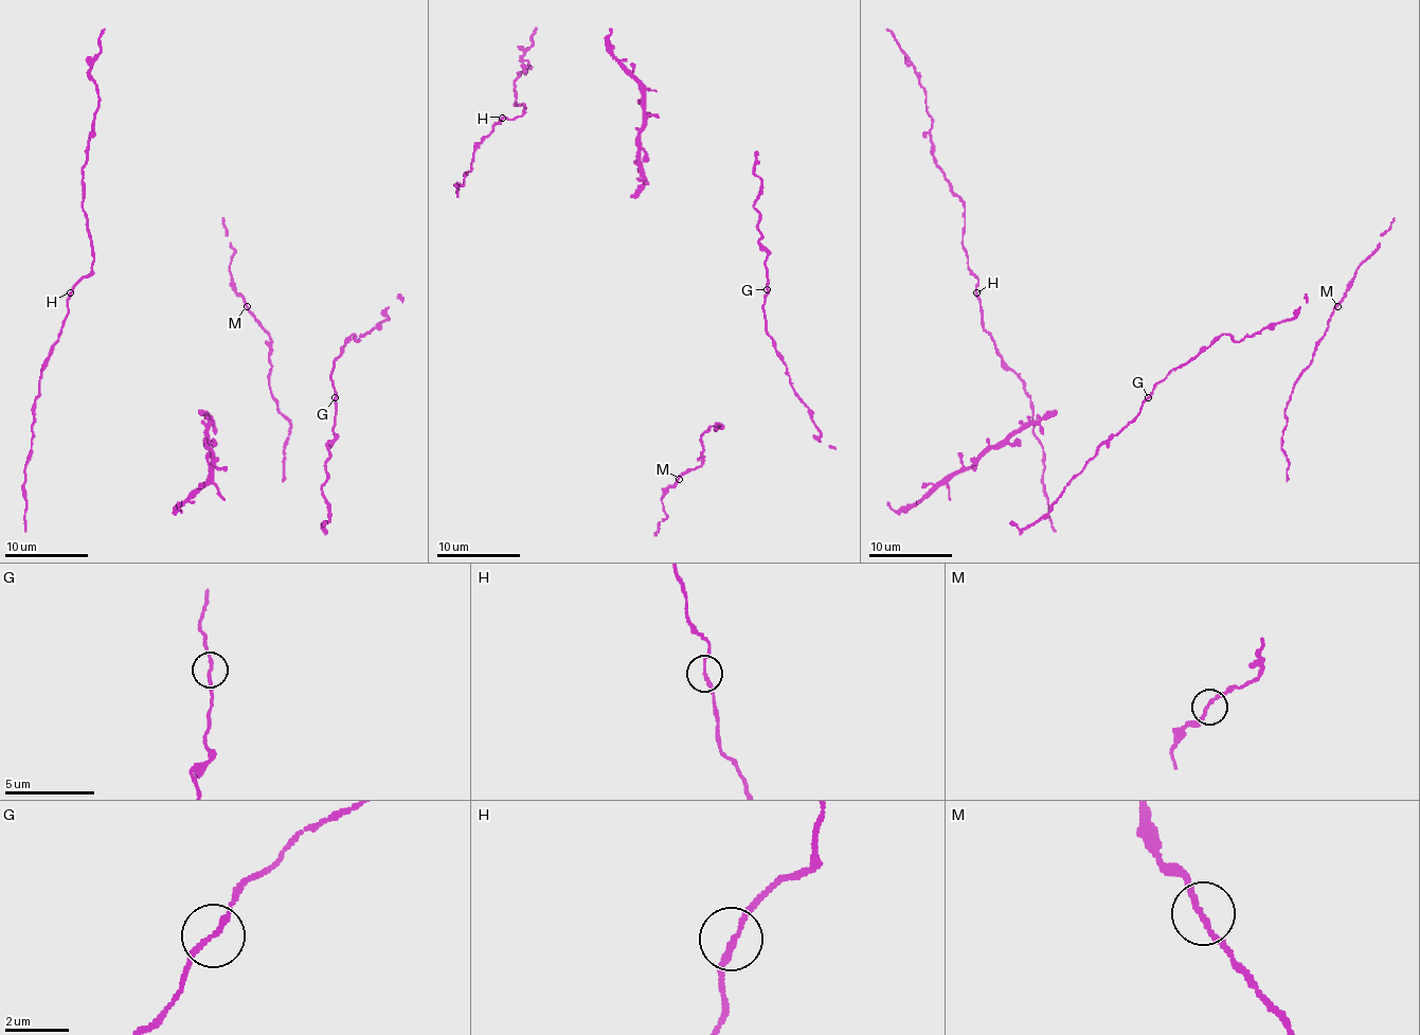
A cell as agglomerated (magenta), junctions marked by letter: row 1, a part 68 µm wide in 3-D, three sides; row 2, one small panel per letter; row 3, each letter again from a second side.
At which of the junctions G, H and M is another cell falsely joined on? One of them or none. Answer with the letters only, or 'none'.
none

